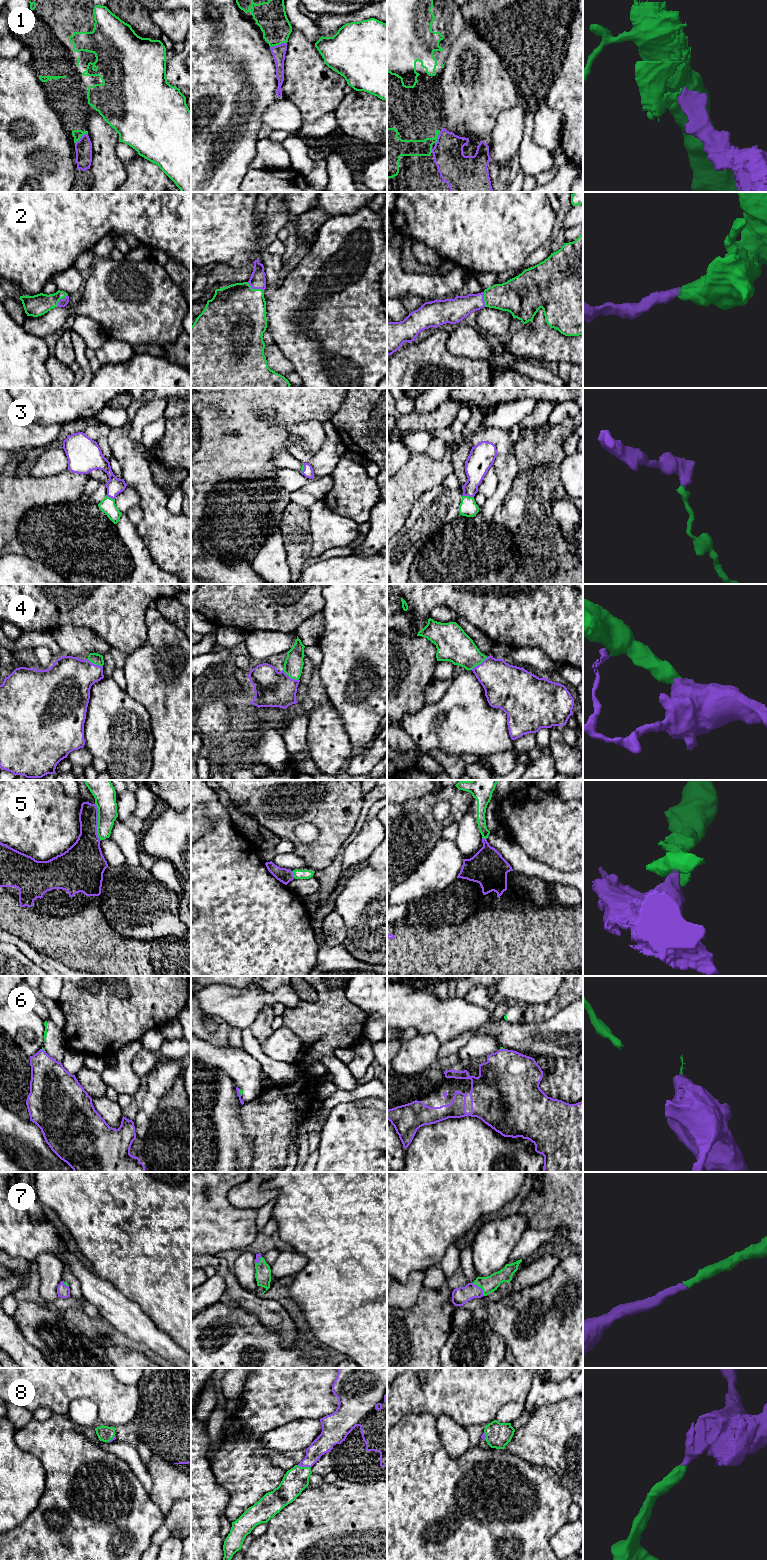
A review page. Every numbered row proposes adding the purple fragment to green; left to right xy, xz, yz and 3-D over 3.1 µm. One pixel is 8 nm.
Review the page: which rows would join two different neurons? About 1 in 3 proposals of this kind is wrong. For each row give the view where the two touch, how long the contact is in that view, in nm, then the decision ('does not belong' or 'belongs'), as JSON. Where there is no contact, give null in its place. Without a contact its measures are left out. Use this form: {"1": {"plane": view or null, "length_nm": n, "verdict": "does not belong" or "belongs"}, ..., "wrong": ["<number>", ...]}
{"1": {"plane": "xz", "length_nm": 140, "verdict": "does not belong"}, "2": {"plane": "xz", "length_nm": 150, "verdict": "belongs"}, "3": {"plane": "yz", "length_nm": 100, "verdict": "belongs"}, "4": {"plane": "xz", "length_nm": 160, "verdict": "belongs"}, "5": {"plane": "xy", "length_nm": 300, "verdict": "does not belong"}, "6": {"plane": "xz", "length_nm": 60, "verdict": "does not belong"}, "7": {"plane": "yz", "length_nm": 140, "verdict": "belongs"}, "8": {"plane": "xz", "length_nm": 110, "verdict": "belongs"}, "wrong": ["1", "5", "6"]}

